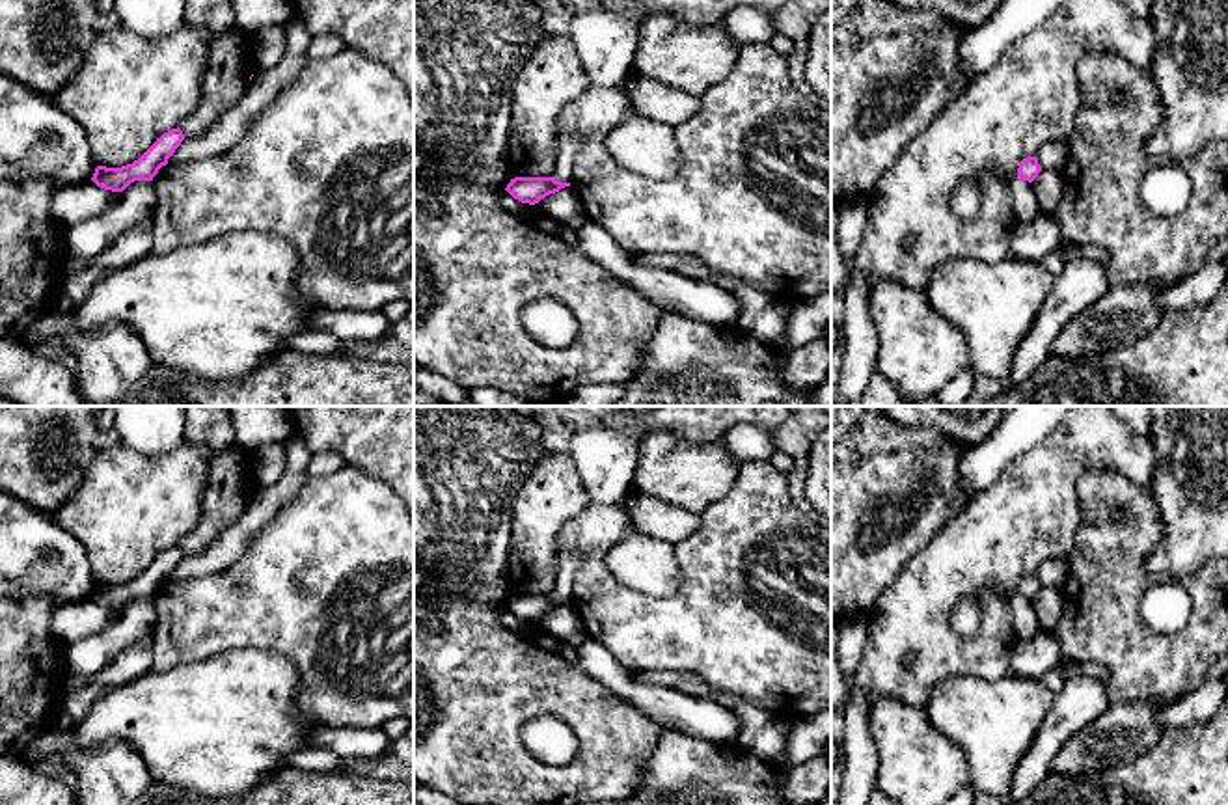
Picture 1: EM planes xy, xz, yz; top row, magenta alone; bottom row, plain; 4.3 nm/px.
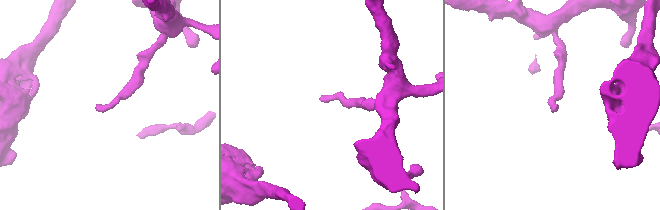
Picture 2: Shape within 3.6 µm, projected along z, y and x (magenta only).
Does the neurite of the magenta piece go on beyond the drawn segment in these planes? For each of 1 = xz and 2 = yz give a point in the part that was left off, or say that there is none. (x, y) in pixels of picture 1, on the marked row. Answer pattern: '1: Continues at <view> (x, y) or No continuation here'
1: No continuation here
2: No continuation here

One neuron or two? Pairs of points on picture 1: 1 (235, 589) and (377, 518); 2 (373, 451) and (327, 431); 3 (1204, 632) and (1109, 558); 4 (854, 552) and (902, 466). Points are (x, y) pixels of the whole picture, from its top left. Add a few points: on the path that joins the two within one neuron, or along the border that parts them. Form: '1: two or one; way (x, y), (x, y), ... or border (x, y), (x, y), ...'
1: one; way (271, 589), (308, 587), (341, 554)
2: one; way (362, 440), (353, 431), (338, 431)
3: one; way (1169, 643), (1150, 643), (1109, 602), (1109, 593)
4: one; way (863, 532), (902, 487)

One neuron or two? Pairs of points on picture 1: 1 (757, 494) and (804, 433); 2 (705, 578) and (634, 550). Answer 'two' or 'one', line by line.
1: two
2: two

